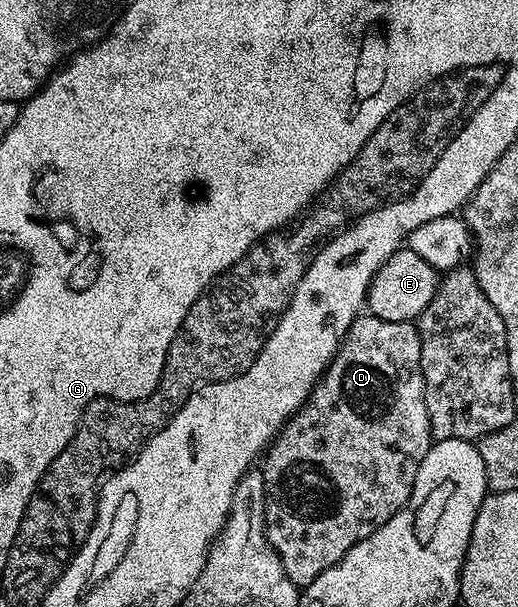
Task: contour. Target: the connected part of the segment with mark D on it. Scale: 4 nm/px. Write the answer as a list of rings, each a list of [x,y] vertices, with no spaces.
[[[359,315],[352,323],[350,330],[347,331],[334,358],[327,365],[326,372],[314,385],[310,398],[282,426],[282,430],[279,431],[264,454],[266,465],[263,464],[261,470],[262,477],[266,481],[266,538],[276,551],[278,558],[284,563],[284,571],[288,575],[288,579],[292,579],[292,583],[299,587],[310,585],[312,579],[316,579],[316,575],[320,575],[331,569],[336,563],[340,563],[340,559],[344,559],[344,555],[348,555],[348,551],[352,551],[352,547],[360,539],[372,535],[372,531],[376,531],[384,523],[388,523],[388,519],[392,519],[392,515],[396,515],[396,511],[400,511],[408,503],[416,483],[416,471],[420,471],[420,463],[424,463],[431,447],[430,420],[426,406],[426,385],[422,381],[422,368],[420,367],[420,335],[417,324]]]

